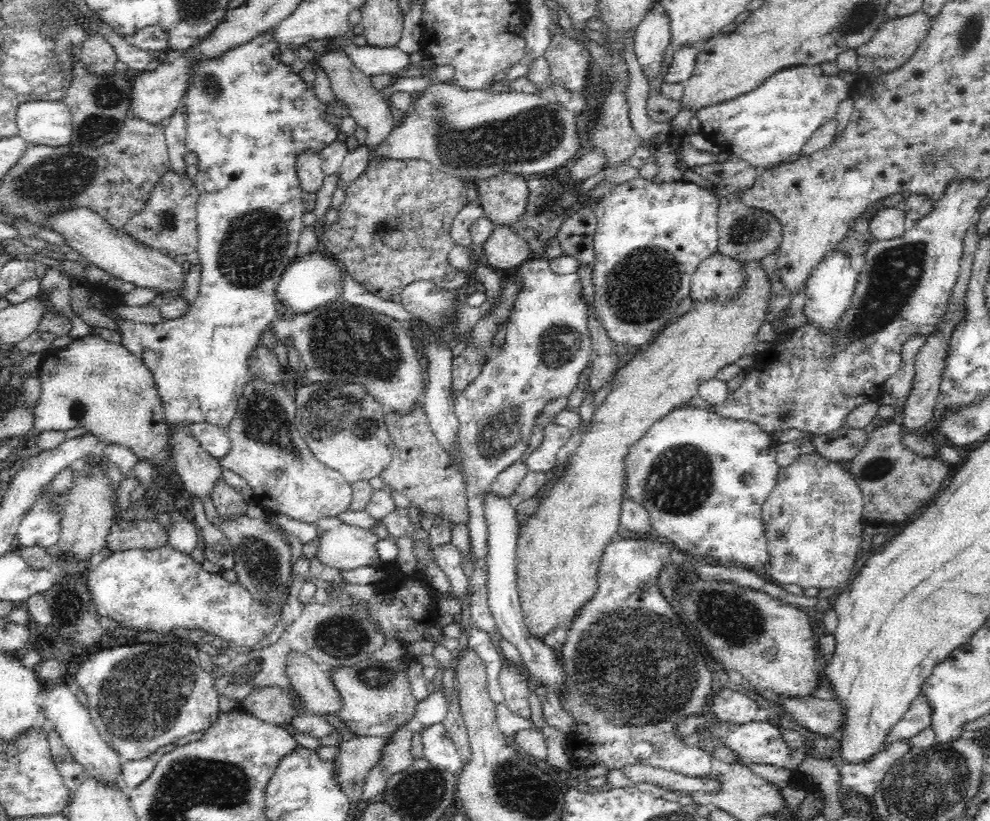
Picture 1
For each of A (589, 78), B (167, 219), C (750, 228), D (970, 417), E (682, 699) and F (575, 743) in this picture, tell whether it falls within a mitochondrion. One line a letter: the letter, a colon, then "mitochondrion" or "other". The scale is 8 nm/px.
A: other
B: mitochondrion
C: mitochondrion
D: mitochondrion
E: mitochondrion
F: other

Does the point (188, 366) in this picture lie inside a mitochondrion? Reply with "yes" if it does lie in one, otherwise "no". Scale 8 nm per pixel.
yes

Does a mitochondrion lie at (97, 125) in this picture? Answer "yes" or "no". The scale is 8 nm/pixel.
yes

